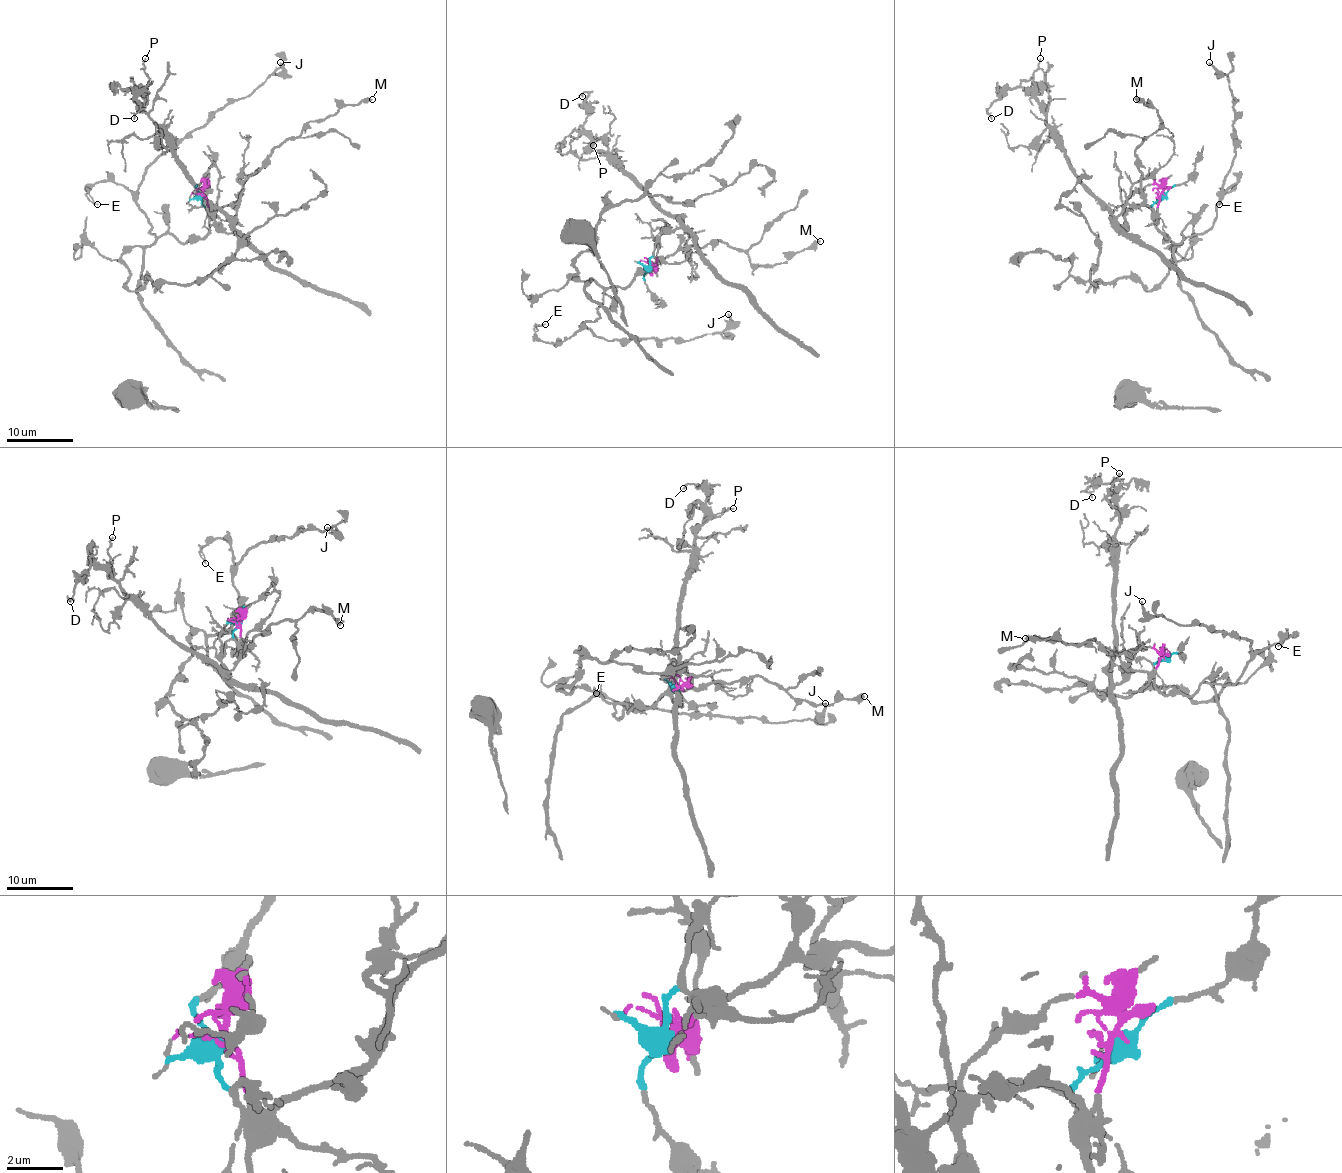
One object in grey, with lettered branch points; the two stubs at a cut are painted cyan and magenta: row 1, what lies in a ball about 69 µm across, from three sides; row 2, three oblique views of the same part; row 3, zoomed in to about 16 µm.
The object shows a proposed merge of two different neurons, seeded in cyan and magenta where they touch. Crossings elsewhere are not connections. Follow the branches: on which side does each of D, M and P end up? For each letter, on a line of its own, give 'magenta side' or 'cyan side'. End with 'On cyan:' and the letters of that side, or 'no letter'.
D: magenta side
M: cyan side
P: magenta side
On cyan: M

